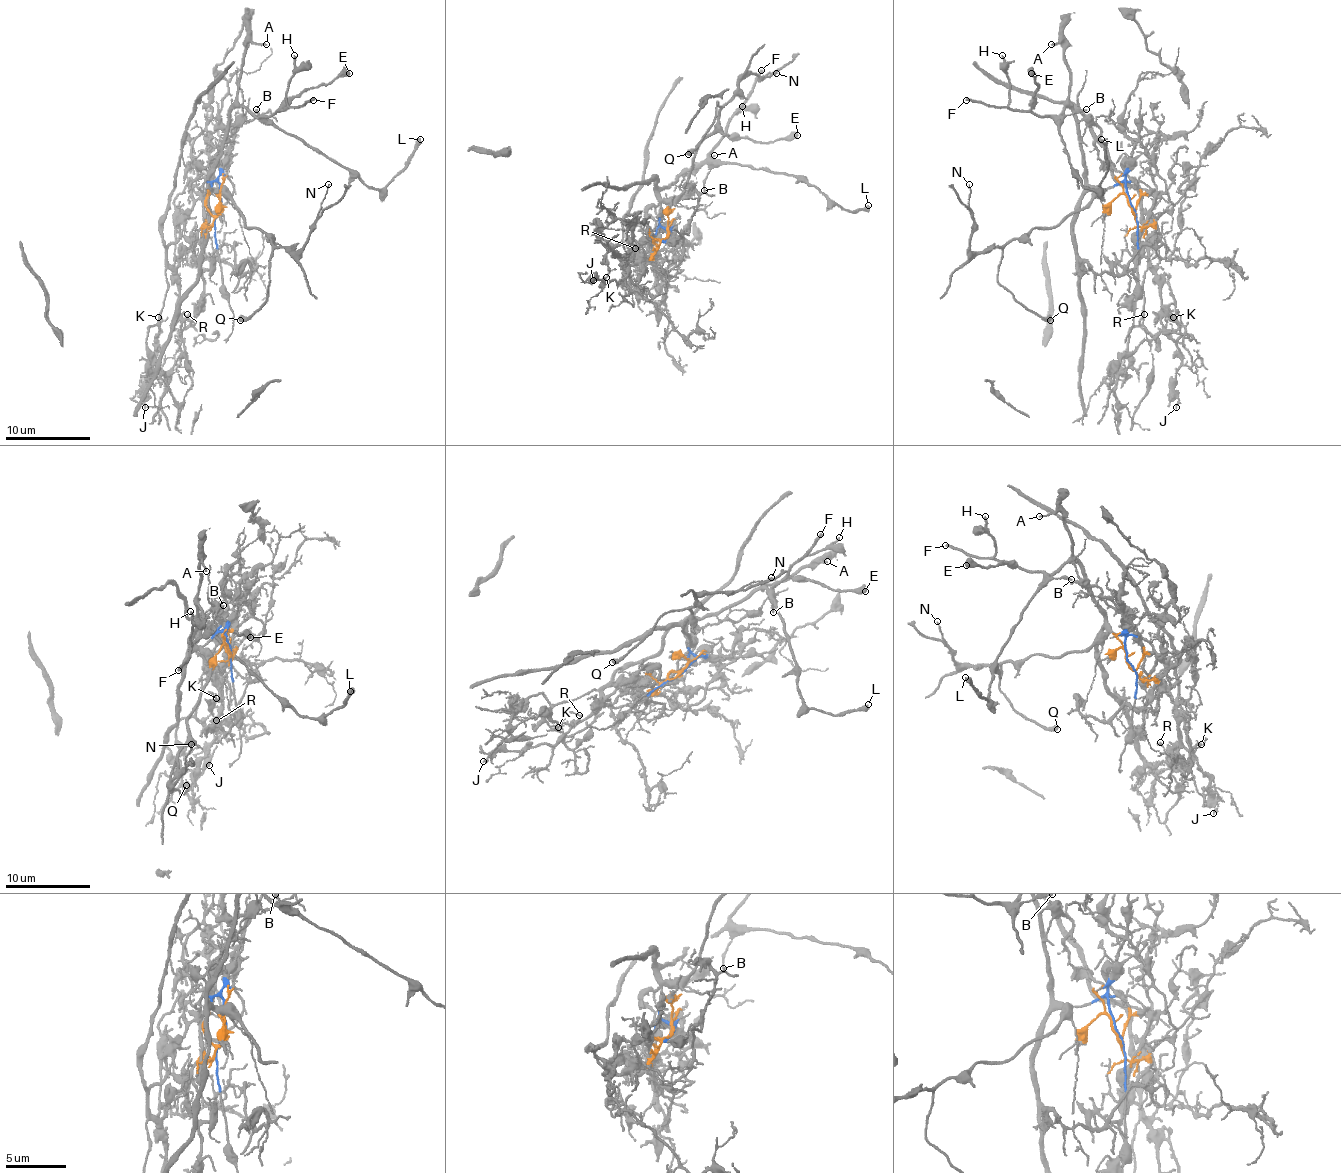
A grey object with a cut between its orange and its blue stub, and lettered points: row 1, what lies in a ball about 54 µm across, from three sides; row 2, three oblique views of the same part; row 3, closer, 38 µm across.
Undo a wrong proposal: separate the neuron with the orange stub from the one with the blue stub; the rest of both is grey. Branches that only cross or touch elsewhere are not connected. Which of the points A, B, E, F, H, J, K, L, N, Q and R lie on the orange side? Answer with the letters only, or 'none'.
J, K, R

